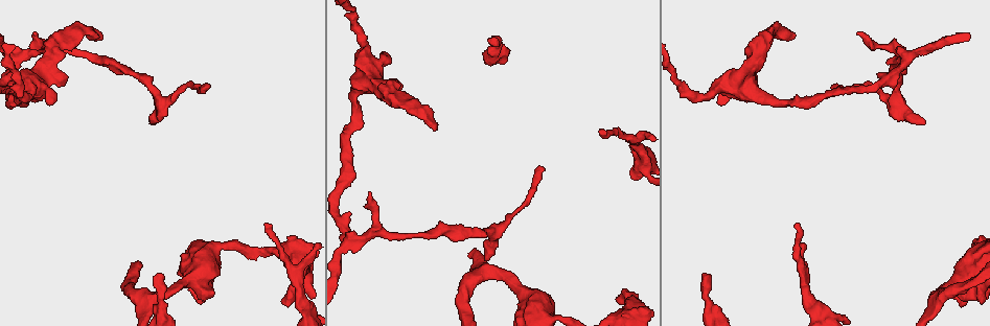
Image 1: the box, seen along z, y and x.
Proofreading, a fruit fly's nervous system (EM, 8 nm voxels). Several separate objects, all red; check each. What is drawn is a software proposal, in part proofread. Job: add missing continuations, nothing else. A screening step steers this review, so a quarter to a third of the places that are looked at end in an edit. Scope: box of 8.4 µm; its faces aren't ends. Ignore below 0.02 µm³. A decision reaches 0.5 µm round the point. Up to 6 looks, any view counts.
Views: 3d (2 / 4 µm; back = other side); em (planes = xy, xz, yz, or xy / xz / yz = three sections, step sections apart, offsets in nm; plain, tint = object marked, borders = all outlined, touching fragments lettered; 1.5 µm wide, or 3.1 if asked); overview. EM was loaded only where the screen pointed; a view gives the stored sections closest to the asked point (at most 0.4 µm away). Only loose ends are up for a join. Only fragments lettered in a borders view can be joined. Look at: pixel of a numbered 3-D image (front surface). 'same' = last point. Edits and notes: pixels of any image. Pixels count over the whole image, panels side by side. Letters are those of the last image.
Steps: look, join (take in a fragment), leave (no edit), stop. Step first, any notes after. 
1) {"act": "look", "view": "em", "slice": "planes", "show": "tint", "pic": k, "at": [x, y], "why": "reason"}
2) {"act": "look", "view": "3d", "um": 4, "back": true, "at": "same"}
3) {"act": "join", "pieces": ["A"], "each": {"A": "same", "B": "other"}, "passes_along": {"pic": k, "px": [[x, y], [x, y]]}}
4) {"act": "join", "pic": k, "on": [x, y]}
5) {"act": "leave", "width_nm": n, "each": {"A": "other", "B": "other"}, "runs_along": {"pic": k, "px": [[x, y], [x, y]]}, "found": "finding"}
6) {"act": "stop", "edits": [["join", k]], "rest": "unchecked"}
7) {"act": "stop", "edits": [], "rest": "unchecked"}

{"act": "look", "view": "em", "slice": "planes", "show": "borders", "pic": 1, "at": [485, 259], "why": "an open end"}

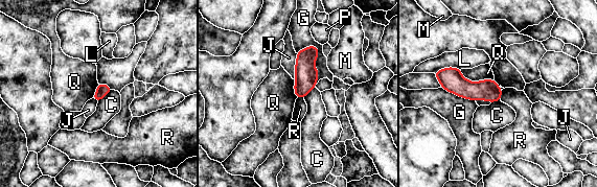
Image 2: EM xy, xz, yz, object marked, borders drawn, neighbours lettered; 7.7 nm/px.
{"act": "leave", "each": {"C": "other", "G": "other", "J": "other", "L": "other", "M": "other", "P": "other", "Q": "other", "R": "other"}, "runs_along": {"pic": 2, "px": [[440, 73], [498, 97]]}, "found": "none of them fits"}

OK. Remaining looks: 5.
{"act": "look", "view": "3d", "um": 4, "pic": 1, "at": [963, 304], "why": "an open end"}

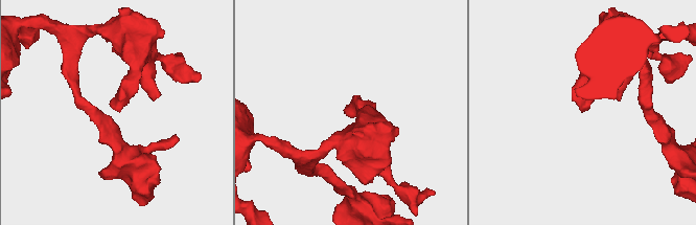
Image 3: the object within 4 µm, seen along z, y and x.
{"act": "look", "view": "em", "slice": "xy", "step": 4, "show": "borders", "pic": 3, "at": [111, 106], "why": "shape alone is not enough"}

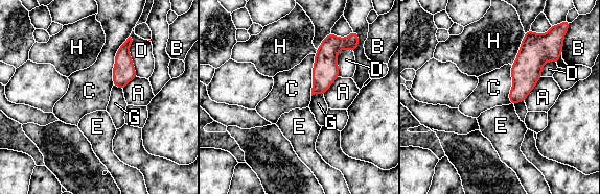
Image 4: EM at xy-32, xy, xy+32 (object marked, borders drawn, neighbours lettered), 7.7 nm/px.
{"act": "leave", "each": {"A": "other", "B": "other", "C": "other", "D": "other", "E": "other", "G": "other", "H": "other"}, "border": {"pic": 4, "px": [[510, 103], [513, 105]]}, "found": "none of them fits"}

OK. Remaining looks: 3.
{"act": "look", "view": "em", "slice": "planes", "show": "borders", "pic": 1, "at": [159, 275], "why": "an open end"}

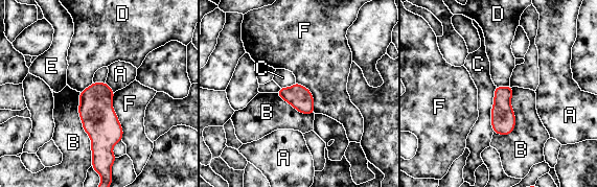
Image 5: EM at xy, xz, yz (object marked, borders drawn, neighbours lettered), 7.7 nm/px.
{"act": "leave", "each": {"A": "other", "B": "other", "C": "other", "D": "other", "E": "other", "F": "other"}, "border": {"pic": 5, "px": [[496, 85], [509, 86]]}, "found": "no lettered fragment goes on from it"}

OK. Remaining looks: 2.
{"act": "stop", "edits": [], "rest": "unchecked"}

